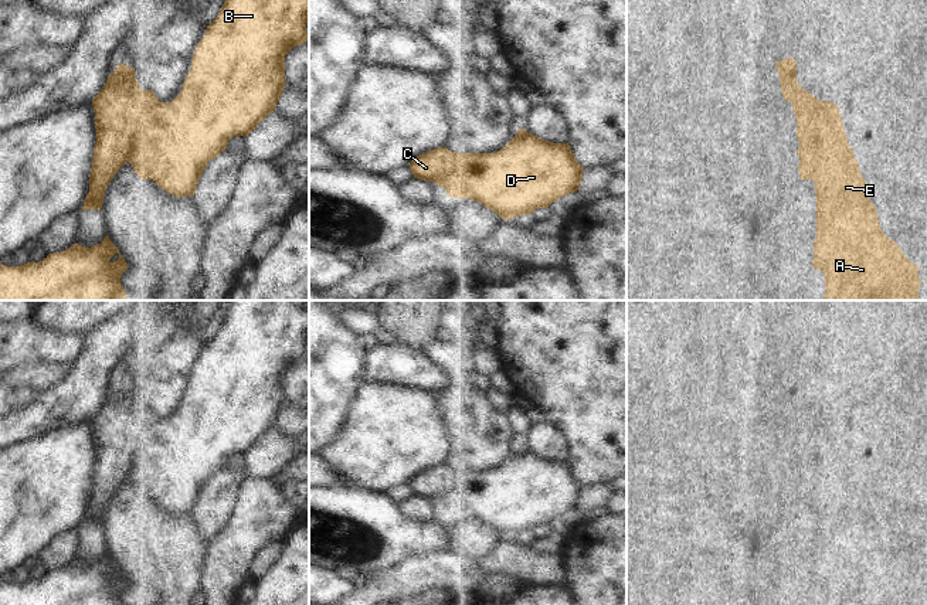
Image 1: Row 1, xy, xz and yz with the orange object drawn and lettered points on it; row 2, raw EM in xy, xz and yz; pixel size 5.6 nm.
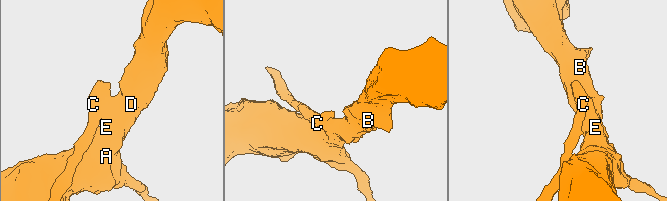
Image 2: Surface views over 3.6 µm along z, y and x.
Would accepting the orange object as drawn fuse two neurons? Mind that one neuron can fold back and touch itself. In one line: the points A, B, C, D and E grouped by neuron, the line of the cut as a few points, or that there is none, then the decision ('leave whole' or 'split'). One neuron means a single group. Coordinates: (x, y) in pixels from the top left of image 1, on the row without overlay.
groups A B D E / C; cut xy (160, 420), (153, 437), (143, 439), (132, 455), (128, 478); split

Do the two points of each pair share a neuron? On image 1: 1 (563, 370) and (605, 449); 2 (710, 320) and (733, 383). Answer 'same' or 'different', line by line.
1: same
2: same

